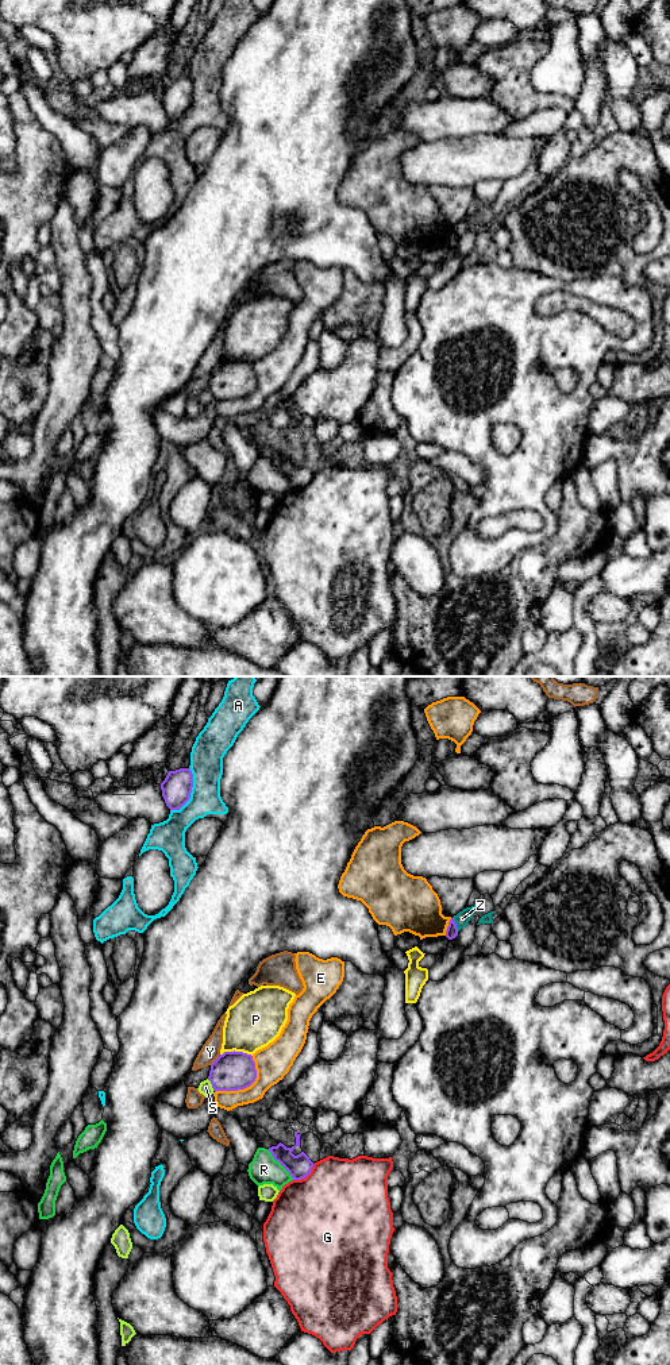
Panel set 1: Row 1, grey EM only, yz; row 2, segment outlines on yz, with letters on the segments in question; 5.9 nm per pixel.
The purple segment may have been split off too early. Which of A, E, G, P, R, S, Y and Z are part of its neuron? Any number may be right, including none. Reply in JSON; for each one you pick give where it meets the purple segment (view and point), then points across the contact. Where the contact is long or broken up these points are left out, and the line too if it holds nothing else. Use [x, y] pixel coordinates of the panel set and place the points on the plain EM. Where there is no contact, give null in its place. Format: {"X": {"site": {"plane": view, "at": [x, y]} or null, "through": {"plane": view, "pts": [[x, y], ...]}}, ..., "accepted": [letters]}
{"accepted": []}

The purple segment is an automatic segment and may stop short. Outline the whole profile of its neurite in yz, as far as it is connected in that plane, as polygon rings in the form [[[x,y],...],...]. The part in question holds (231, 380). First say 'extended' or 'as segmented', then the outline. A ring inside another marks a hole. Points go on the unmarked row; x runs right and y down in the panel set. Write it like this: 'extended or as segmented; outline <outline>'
as segmented; outline [[[224,360],[212,373],[208,389],[213,400],[238,400],[250,396],[257,387],[251,363]]]

